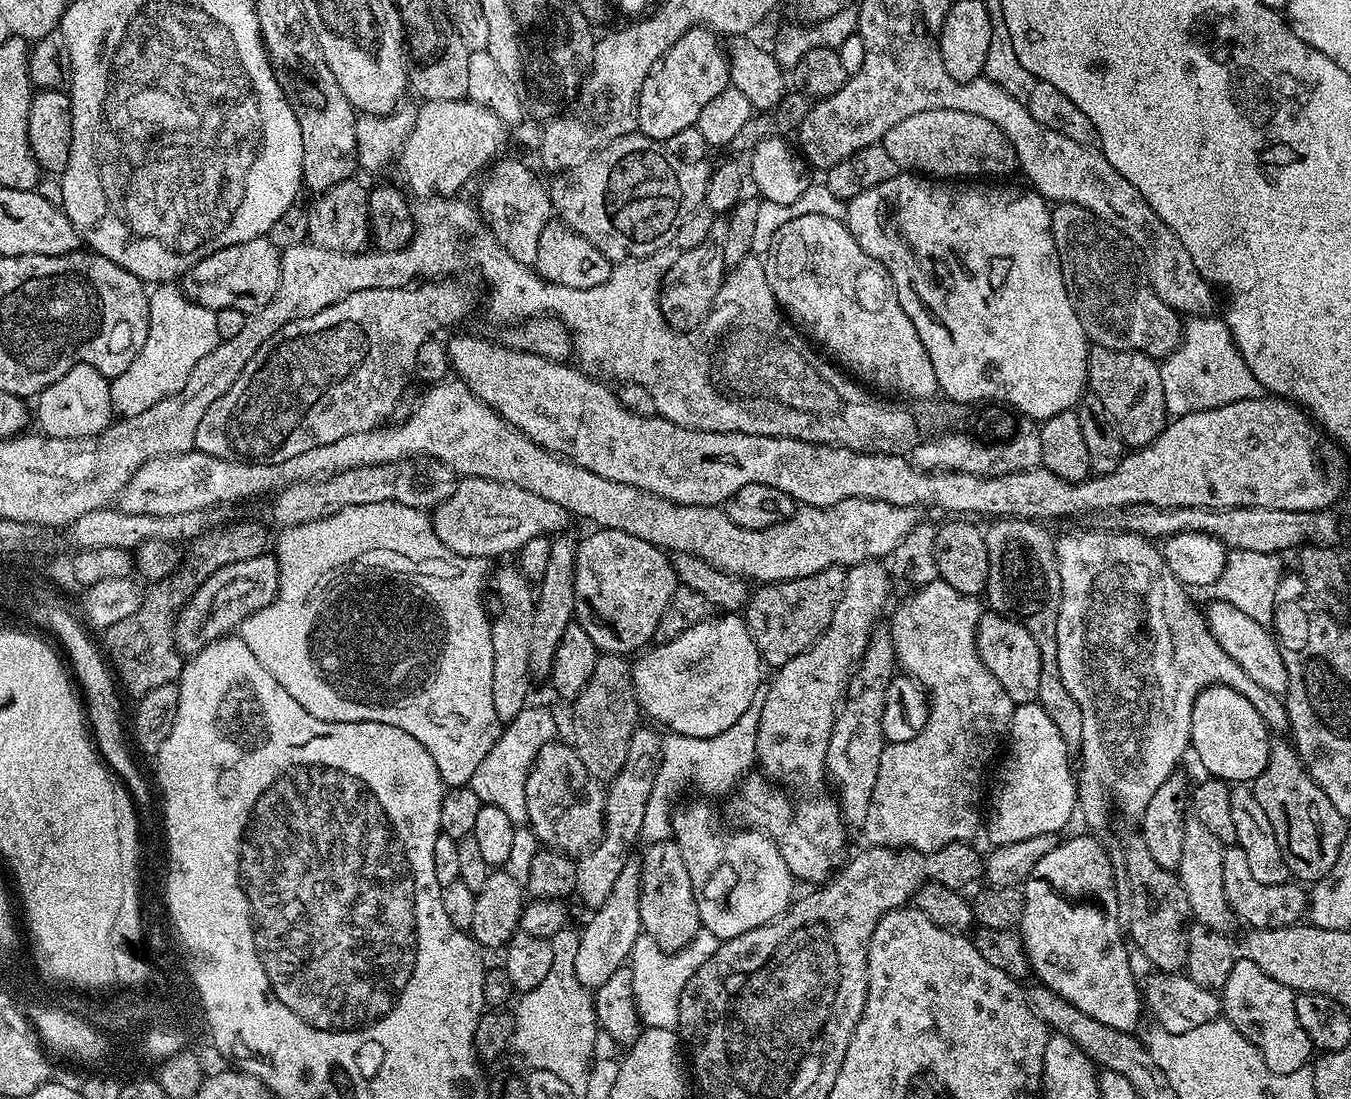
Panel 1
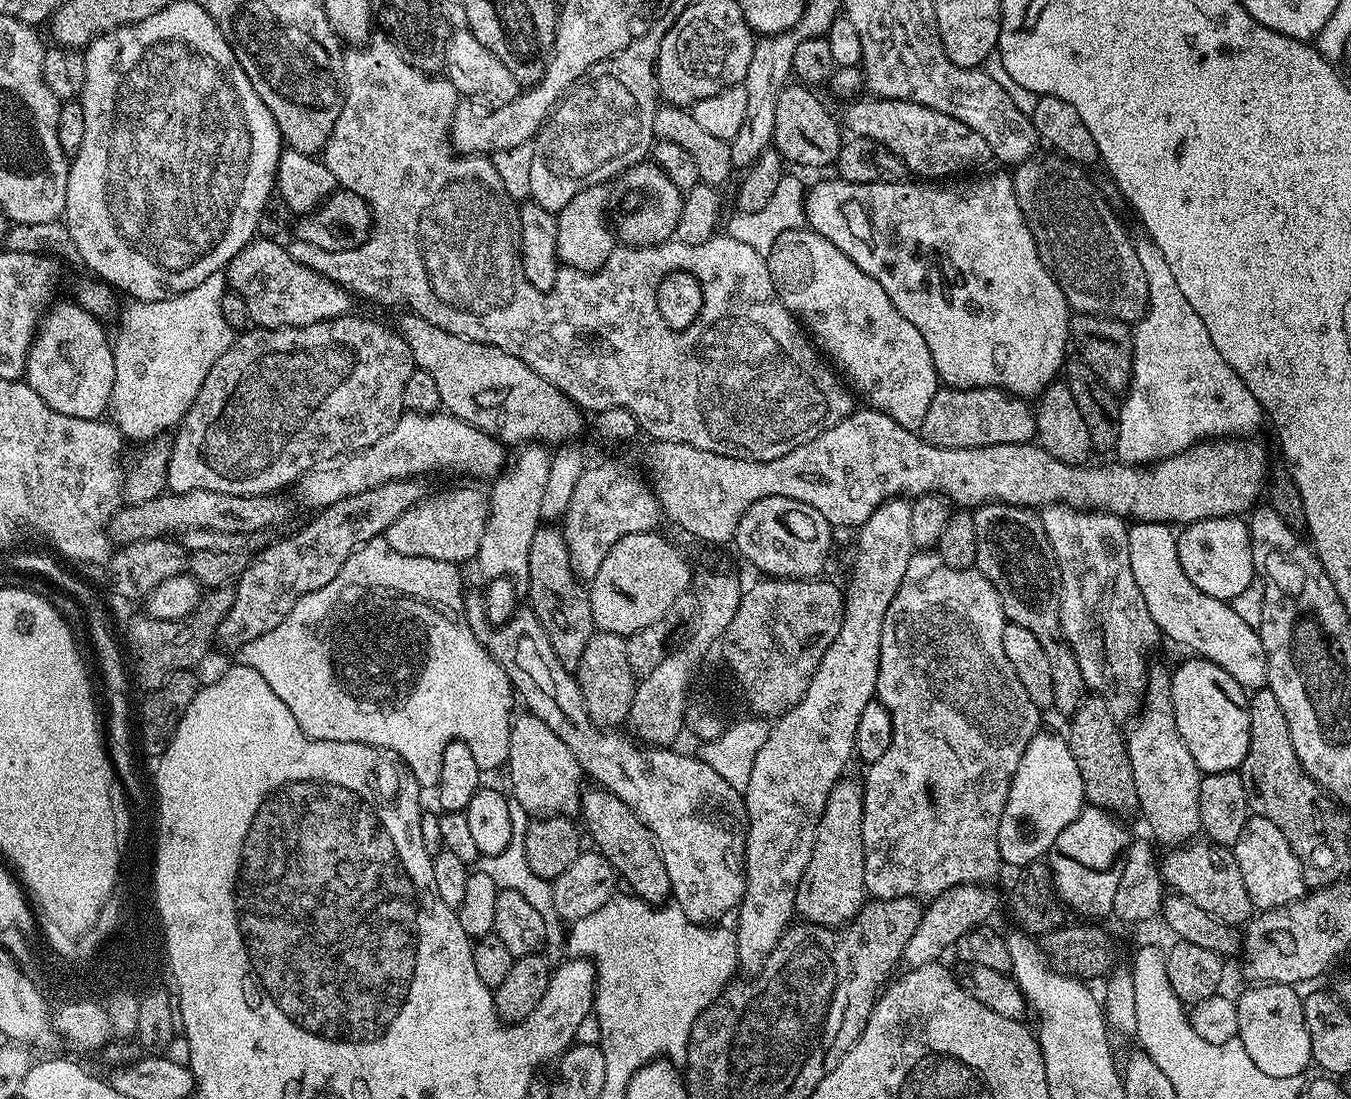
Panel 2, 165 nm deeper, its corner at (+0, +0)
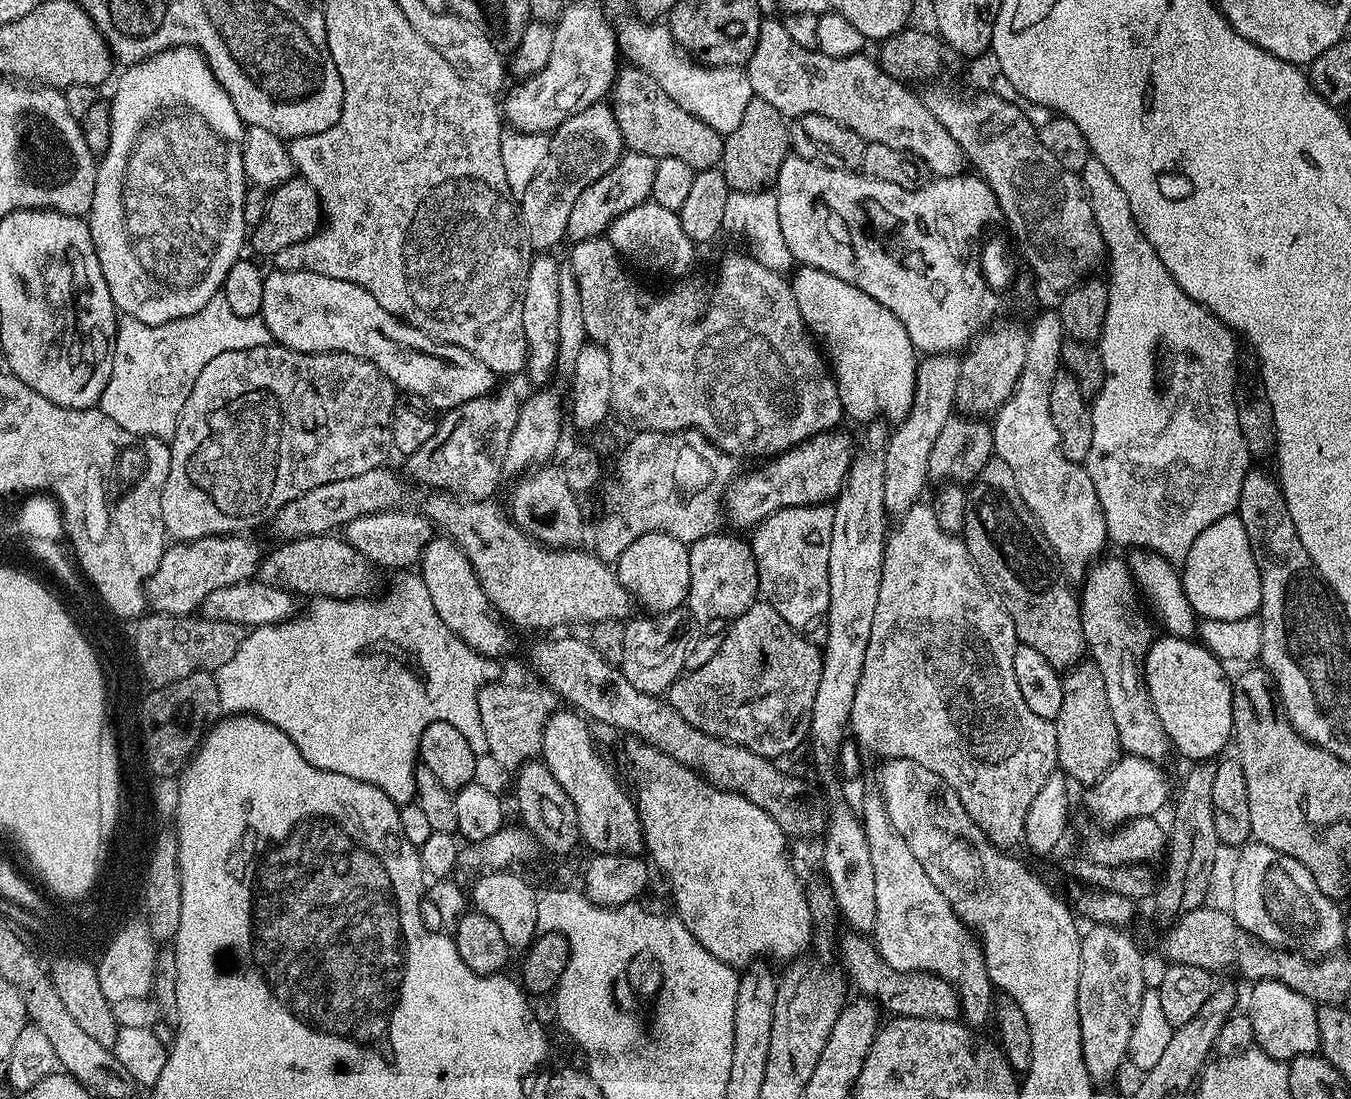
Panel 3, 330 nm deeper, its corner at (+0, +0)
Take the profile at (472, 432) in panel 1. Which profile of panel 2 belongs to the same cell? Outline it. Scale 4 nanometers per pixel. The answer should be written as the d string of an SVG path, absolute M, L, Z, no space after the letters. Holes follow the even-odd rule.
M433 410L427 414L423 412L405 411L400 417L398 426L390 430L390 434L382 434L374 446L366 446L357 452L350 452L346 456L335 456L329 460L318 462L310 469L300 475L294 484L296 496L311 510L329 508L334 502L342 502L342 498L362 494L366 490L374 490L391 480L411 480L413 478L427 477L427 472L436 472L439 468L449 468L452 472L469 472L472 476L488 476L495 478L505 471L506 456L504 460L505 445L497 440L491 432L483 432L467 424L464 420L449 414L444 410Z

